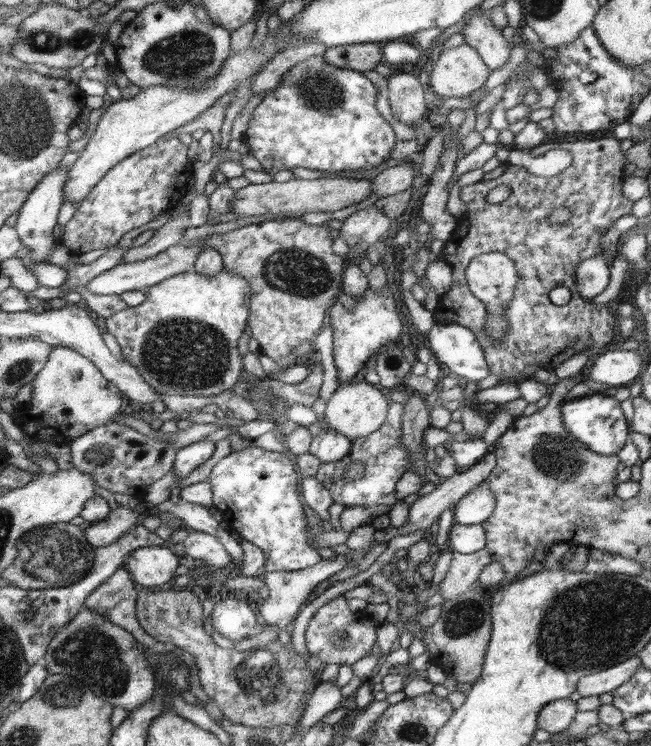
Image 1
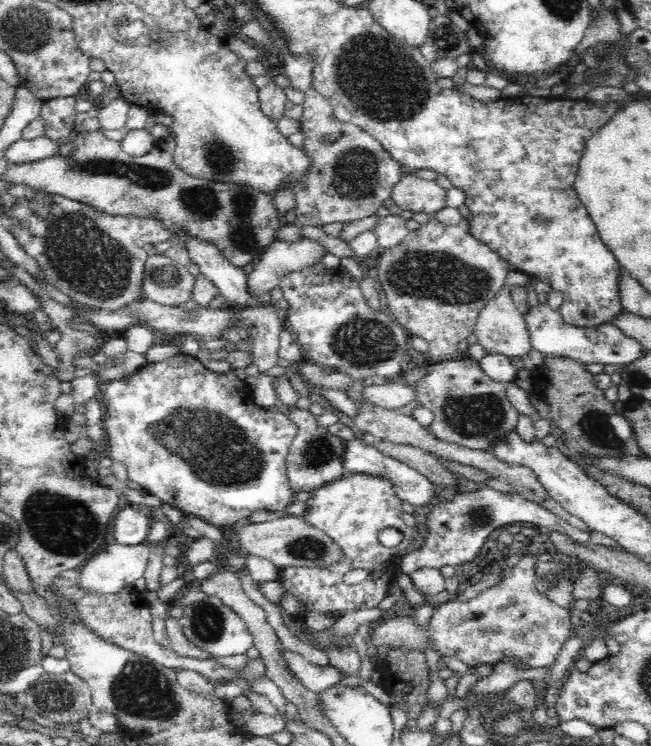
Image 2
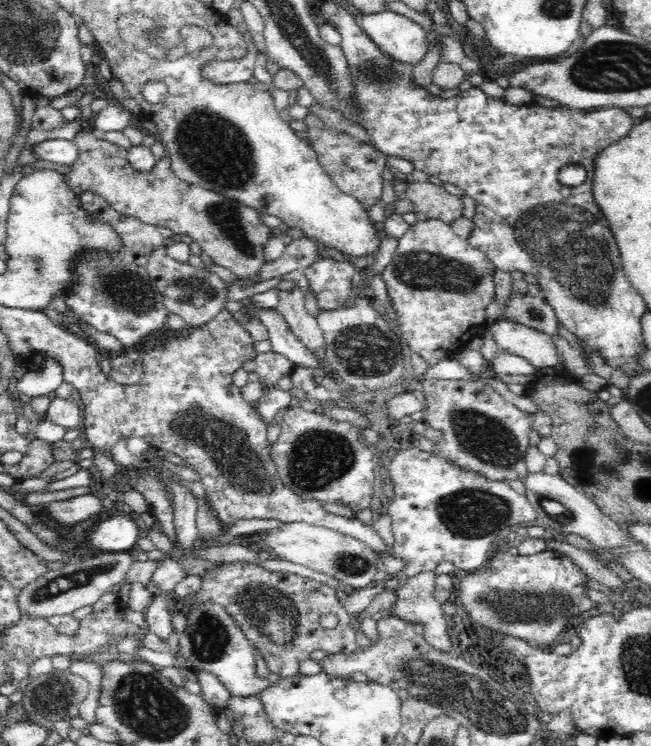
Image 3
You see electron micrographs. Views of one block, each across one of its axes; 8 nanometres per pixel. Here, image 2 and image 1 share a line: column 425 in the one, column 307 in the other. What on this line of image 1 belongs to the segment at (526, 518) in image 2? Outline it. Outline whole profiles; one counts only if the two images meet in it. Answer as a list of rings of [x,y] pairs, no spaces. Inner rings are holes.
[[[246,447],[240,451],[231,451],[231,453],[226,456],[223,460],[220,460],[211,471],[209,475],[208,483],[211,484],[212,489],[212,504],[213,506],[221,512],[223,516],[223,522],[228,526],[228,528],[238,534],[247,541],[252,542],[252,544],[261,548],[265,553],[268,552],[268,564],[267,570],[270,572],[292,572],[298,570],[304,570],[306,568],[310,568],[315,566],[320,562],[320,554],[318,554],[318,550],[314,548],[314,546],[310,546],[310,542],[308,542],[308,532],[306,532],[306,516],[304,516],[304,512],[302,512],[302,500],[300,500],[300,506],[298,506],[298,474],[296,474],[296,464],[290,464],[290,460],[284,456],[284,454],[280,454],[280,452],[272,451],[264,449],[262,447]]]

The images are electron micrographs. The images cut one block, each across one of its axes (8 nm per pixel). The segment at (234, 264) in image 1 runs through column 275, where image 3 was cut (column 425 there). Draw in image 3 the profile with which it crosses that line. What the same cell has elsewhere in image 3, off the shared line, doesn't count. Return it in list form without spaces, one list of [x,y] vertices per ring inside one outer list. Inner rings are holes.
[[[426,219],[411,224],[406,234],[398,239],[398,248],[390,264],[381,272],[389,302],[395,309],[402,337],[413,353],[418,353],[429,367],[442,358],[453,357],[466,347],[488,325],[486,307],[493,302],[495,284],[494,263],[482,251],[474,248],[468,239],[454,233],[453,228],[438,219]]]

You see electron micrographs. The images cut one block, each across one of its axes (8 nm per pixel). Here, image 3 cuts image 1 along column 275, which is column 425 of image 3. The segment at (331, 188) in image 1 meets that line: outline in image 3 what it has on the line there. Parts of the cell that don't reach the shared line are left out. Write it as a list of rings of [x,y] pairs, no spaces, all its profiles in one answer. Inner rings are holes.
[[[416,179],[400,189],[403,191],[402,197],[411,200],[415,210],[426,214],[428,219],[438,219],[450,225],[463,216],[462,199],[428,180],[421,182]]]

